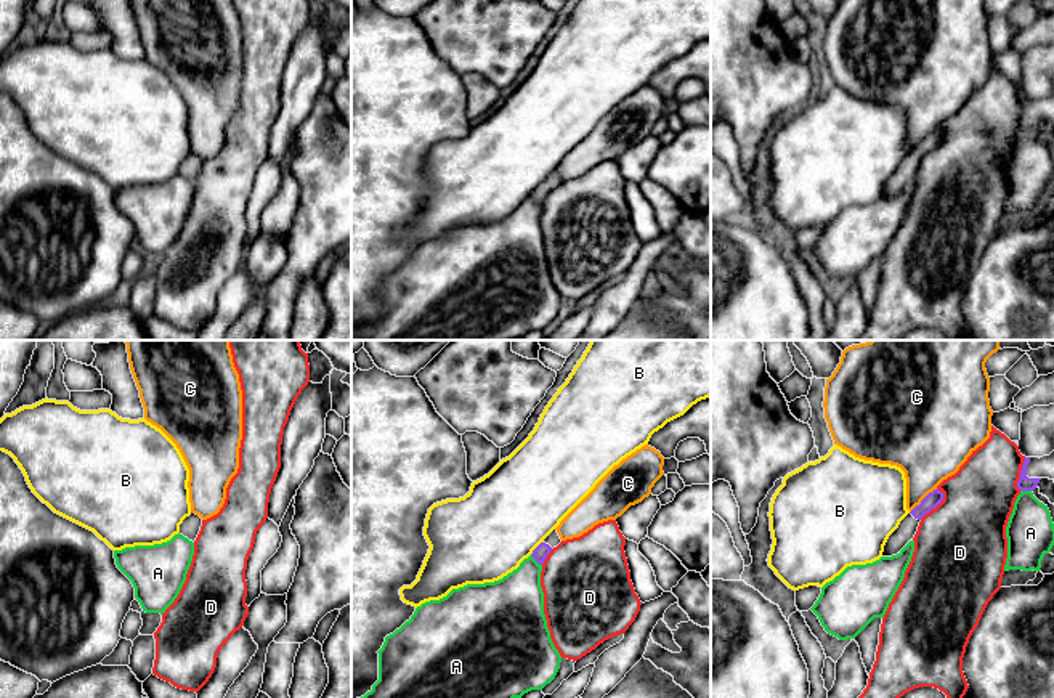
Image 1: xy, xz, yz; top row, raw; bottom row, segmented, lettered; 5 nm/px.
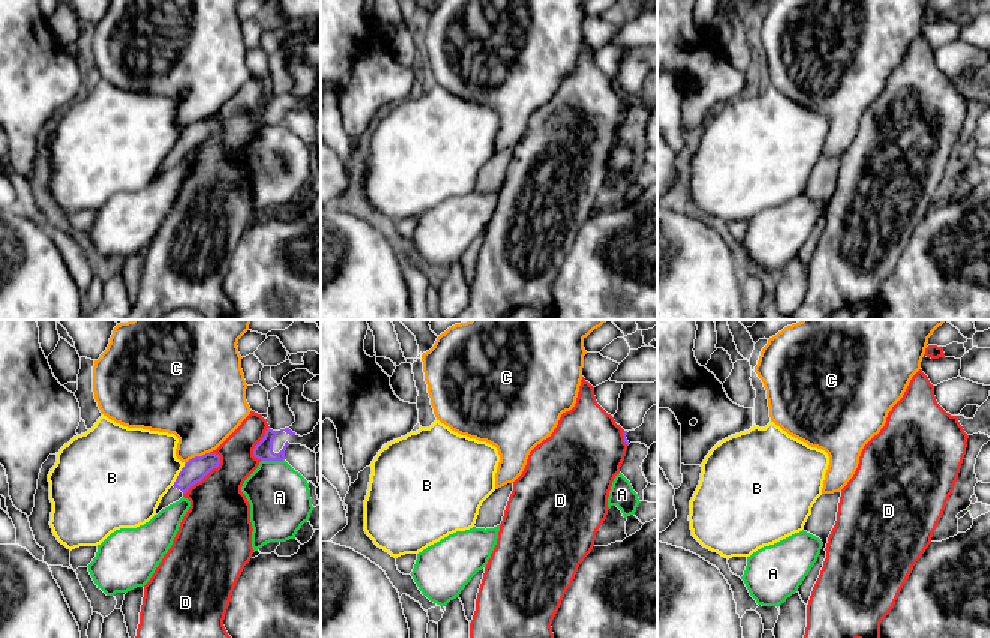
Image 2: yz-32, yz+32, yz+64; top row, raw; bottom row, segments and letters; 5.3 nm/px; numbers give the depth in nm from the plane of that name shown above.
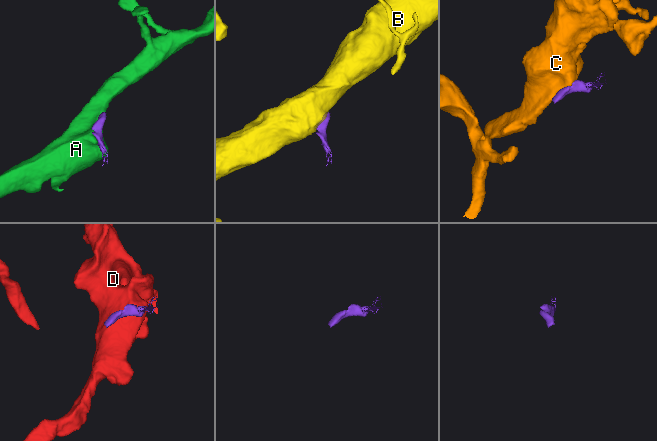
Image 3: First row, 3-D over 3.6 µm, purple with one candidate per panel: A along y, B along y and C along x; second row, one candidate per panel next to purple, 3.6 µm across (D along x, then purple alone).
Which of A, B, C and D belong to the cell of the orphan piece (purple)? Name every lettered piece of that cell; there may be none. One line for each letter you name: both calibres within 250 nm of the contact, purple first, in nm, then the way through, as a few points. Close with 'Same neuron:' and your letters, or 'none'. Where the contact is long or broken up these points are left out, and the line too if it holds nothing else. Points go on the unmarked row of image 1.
Same neuron: none

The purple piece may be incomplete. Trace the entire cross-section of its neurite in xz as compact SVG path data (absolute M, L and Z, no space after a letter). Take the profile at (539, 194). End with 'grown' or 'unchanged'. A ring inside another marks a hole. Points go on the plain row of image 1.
M553 170L534 191L533 191L533 199L542 205L547 196L553 188L557 188L561 183L557 170Z; grown

